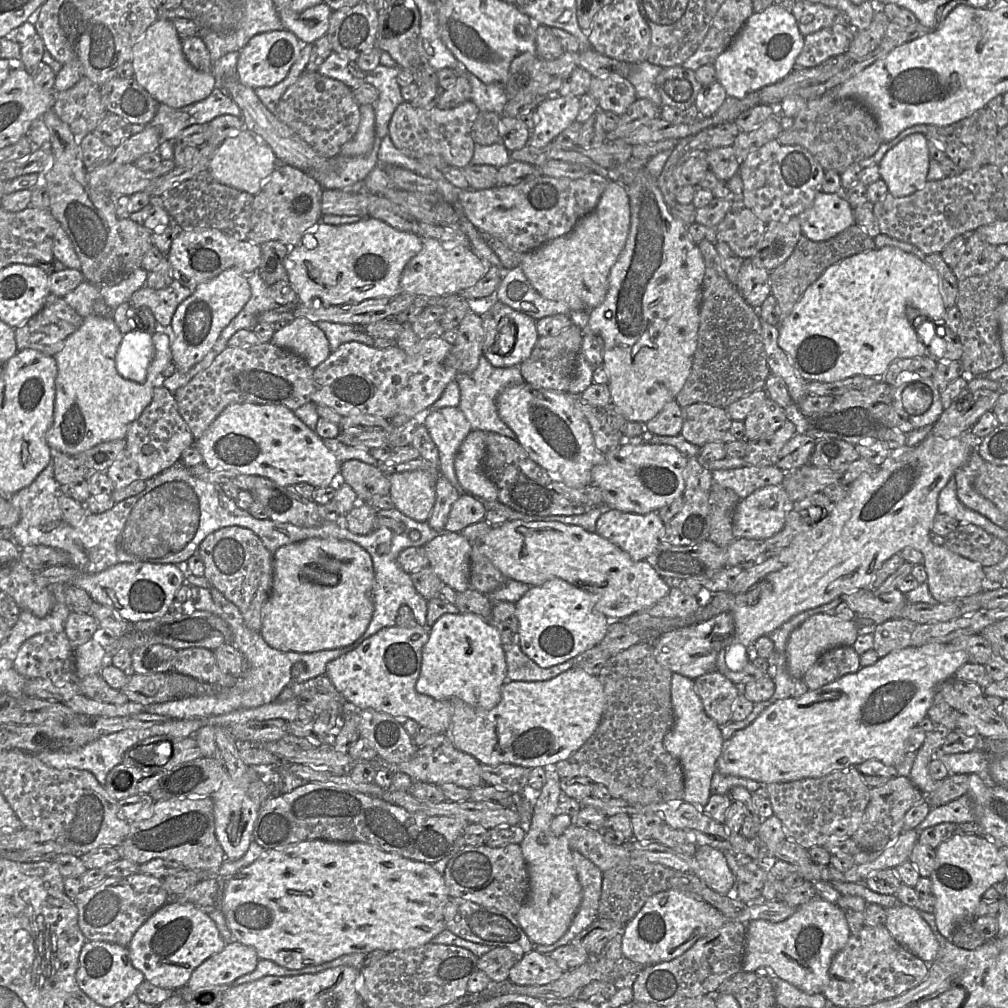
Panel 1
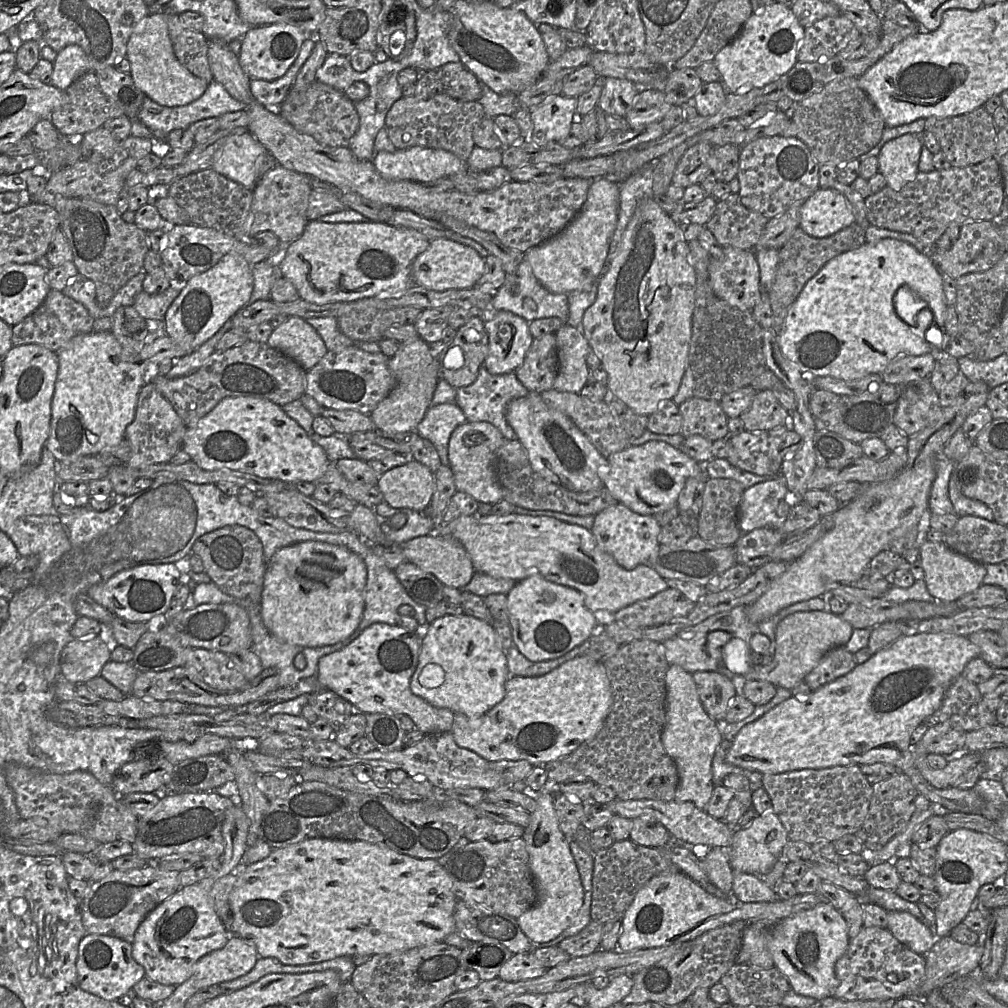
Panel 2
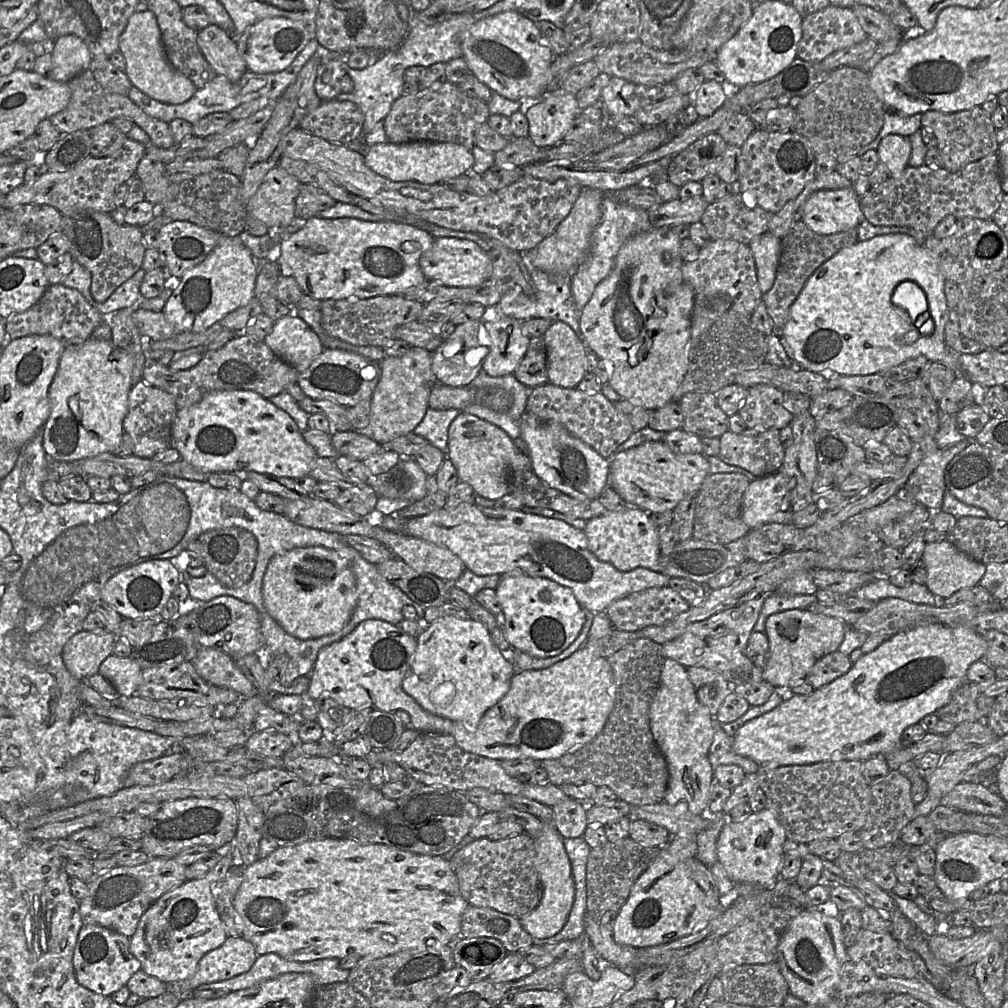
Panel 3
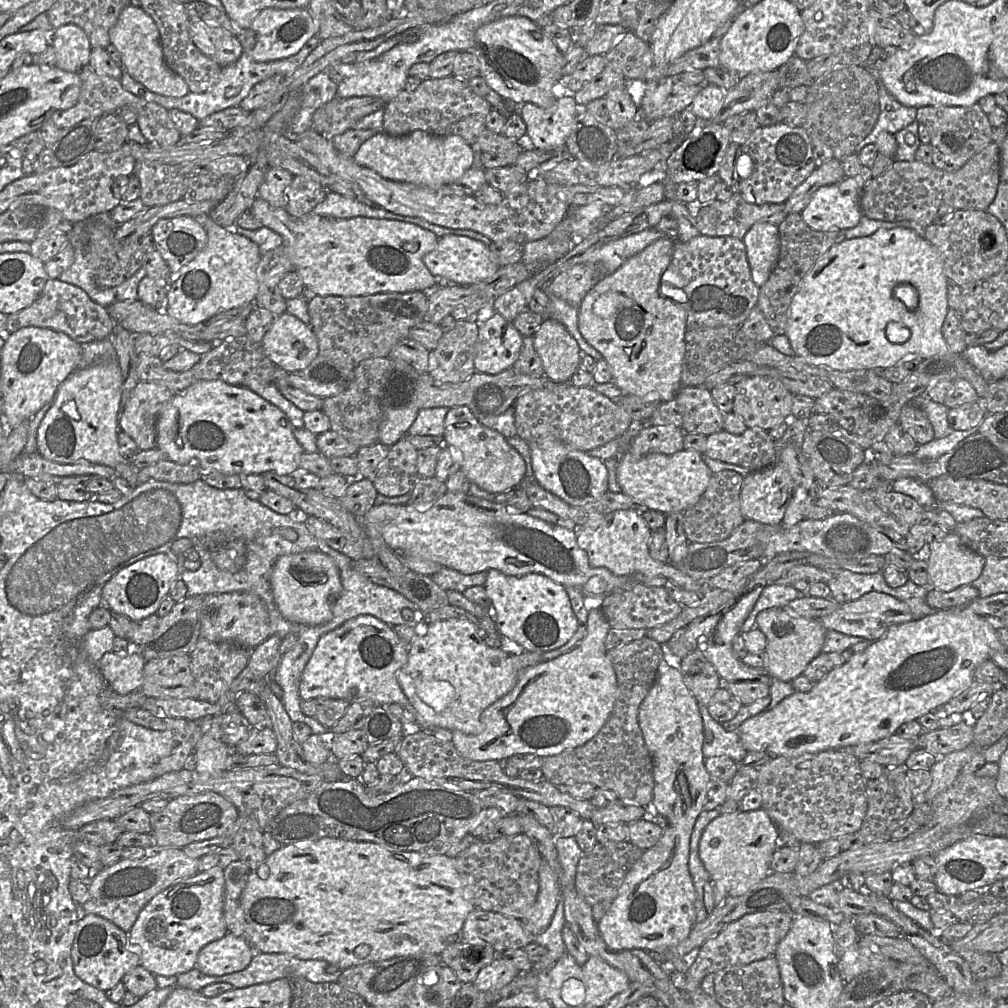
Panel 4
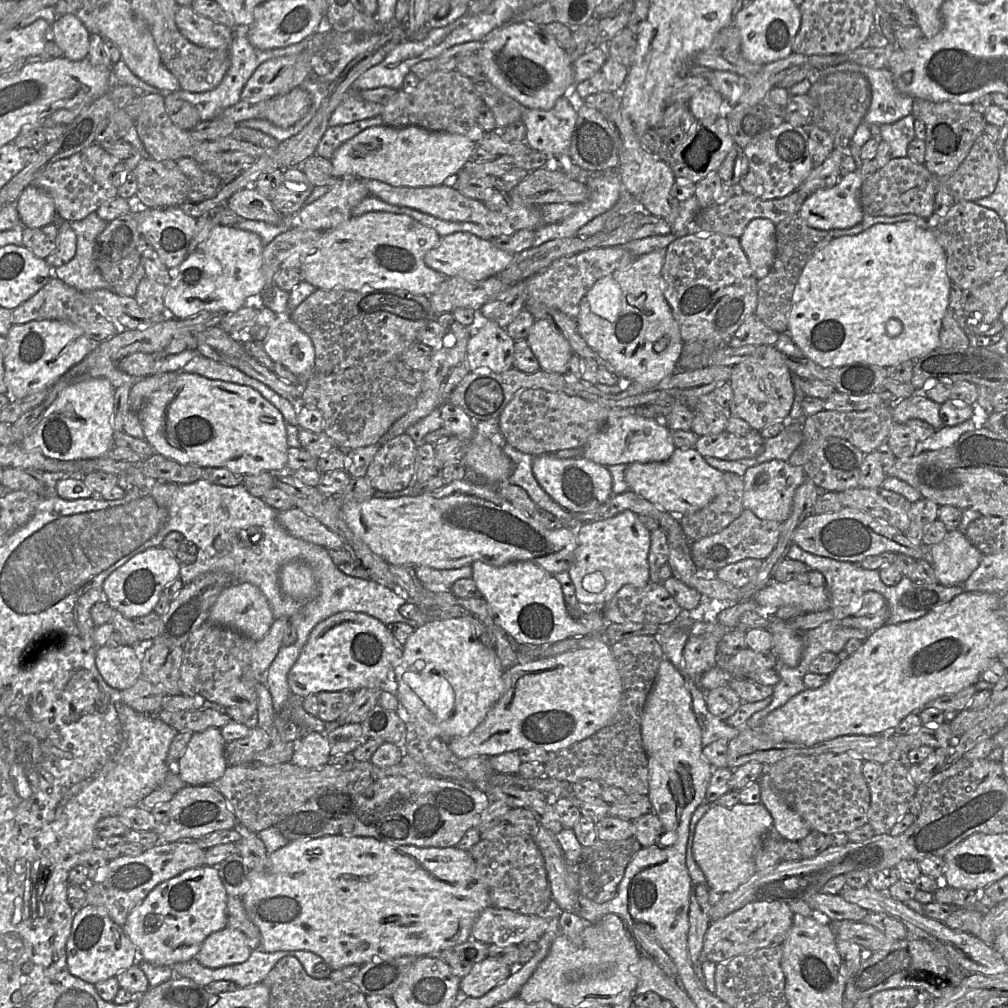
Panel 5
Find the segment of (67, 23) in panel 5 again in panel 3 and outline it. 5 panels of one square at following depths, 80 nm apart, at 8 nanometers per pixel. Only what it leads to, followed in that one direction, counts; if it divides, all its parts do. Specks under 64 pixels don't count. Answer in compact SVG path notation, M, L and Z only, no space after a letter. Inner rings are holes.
M64 35L53 41L52 56L51 78L64 83L89 69L92 60L86 43L75 35Z

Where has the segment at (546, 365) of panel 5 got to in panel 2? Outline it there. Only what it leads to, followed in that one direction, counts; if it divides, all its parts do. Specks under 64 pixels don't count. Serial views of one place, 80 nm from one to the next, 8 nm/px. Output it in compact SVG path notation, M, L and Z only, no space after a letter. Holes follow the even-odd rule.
M563 324L555 333L558 372L554 388L565 392L580 393L591 376L587 364L587 354L590 350L588 341L581 330Z

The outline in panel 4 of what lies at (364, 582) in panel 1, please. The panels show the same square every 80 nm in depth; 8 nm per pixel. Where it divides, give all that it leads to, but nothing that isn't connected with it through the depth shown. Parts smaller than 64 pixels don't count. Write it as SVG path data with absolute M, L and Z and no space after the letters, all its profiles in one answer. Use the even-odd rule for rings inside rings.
M307 551L279 557L269 578L273 598L281 615L288 621L316 626L332 618L332 606L342 591L338 567L331 557Z

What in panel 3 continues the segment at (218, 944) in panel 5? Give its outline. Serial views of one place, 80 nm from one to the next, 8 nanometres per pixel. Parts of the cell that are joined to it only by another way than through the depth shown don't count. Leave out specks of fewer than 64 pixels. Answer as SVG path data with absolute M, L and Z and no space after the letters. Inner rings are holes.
M228 936L218 948L206 953L199 961L193 976L174 983L169 991L183 999L199 986L233 978L247 972L257 959L252 943L244 938Z

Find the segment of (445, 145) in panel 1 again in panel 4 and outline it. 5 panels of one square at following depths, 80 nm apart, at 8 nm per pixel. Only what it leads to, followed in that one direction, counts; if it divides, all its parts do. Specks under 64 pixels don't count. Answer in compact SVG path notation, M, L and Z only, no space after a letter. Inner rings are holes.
M451 75L441 79L425 79L417 90L401 91L383 109L383 132L390 136L405 136L417 130L435 136L457 135L477 149L477 139L486 128L486 118L492 107L472 91L467 81Z

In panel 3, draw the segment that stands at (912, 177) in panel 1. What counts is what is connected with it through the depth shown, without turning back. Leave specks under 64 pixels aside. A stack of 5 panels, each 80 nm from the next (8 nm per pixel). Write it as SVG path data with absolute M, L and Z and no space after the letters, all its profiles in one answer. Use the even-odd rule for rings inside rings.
M889 134L879 143L877 153L879 161L887 167L890 176L899 176L909 165L910 140L908 137Z

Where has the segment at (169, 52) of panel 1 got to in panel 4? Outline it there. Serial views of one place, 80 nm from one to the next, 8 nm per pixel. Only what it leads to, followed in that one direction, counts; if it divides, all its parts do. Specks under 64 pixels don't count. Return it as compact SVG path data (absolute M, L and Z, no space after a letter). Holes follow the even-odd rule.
M132 4L126 6L110 29L109 38L111 44L121 53L125 70L148 90L170 97L183 97L190 92L185 80L166 65L158 28L141 7Z

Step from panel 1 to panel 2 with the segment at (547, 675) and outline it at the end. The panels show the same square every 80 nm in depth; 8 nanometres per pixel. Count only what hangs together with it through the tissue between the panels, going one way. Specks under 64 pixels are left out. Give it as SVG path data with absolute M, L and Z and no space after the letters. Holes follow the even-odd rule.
M581 645L565 655L549 661L531 662L515 646L506 651L510 676L538 677L545 675L565 662L581 656Z

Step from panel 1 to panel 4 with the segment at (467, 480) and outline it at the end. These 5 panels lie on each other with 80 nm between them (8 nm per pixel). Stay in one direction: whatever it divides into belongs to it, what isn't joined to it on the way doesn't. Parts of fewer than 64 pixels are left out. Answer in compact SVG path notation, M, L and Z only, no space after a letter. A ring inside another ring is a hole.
M466 406L449 408L444 422L445 446L460 452L460 467L470 482L490 493L500 493L520 485L526 477L521 454L498 431L482 425Z

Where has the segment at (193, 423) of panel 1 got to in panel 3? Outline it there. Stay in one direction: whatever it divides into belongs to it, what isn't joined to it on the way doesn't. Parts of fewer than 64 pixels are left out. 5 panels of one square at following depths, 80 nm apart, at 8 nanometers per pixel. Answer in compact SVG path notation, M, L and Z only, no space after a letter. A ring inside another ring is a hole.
M248 335L235 337L218 350L206 351L200 362L187 370L172 371L169 367L162 365L159 360L147 359L142 374L143 381L171 394L175 399L178 410L198 403L206 394L212 391L249 390L269 399L286 391L290 384L297 383L298 377L299 372L278 357L264 341L257 341Z

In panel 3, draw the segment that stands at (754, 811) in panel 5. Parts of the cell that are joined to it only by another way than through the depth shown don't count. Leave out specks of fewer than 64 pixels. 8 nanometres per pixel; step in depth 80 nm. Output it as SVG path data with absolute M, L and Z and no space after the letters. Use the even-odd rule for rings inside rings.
M763 809L756 813L752 812L741 821L735 821L733 817L728 815L726 817L729 822L723 826L716 845L718 862L723 865L727 876L734 884L755 883L762 886L762 888L773 891L780 875L784 856L783 846L787 840L783 826L768 809Z

